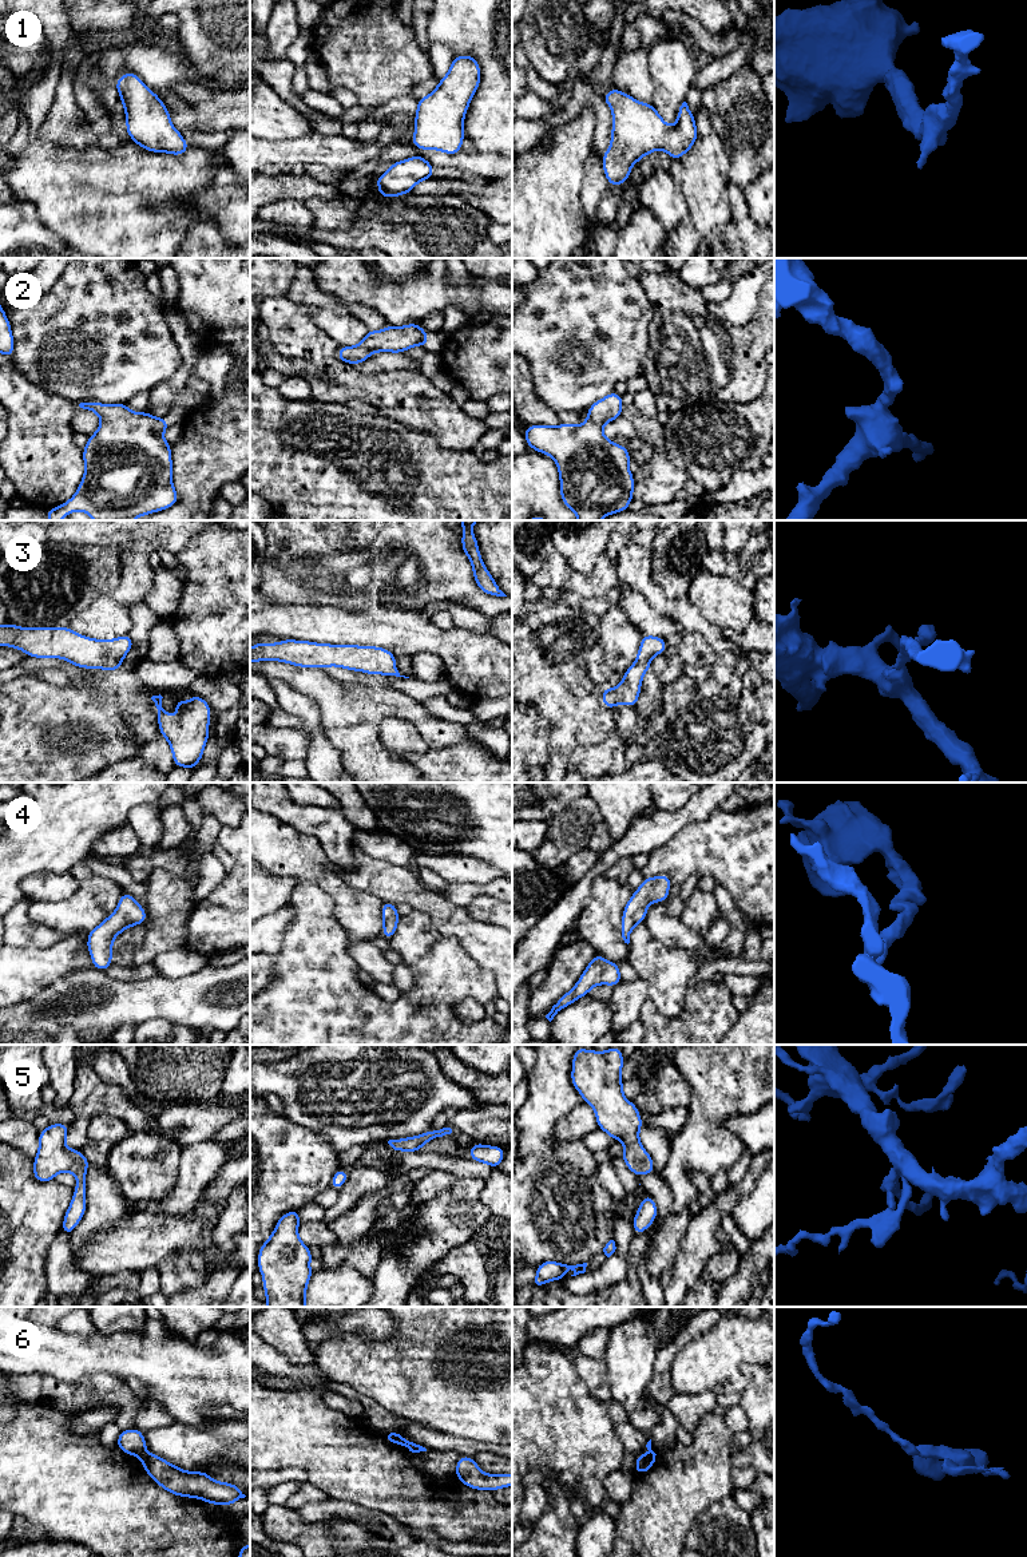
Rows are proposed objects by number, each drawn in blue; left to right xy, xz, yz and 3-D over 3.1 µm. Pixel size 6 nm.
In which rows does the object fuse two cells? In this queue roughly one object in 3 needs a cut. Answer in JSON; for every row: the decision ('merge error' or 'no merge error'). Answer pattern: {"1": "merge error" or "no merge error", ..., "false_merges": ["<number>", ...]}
{"1": "no merge error", "2": "no merge error", "3": "no merge error", "4": "no merge error", "5": "no merge error", "6": "merge error", "false_merges": ["6"]}

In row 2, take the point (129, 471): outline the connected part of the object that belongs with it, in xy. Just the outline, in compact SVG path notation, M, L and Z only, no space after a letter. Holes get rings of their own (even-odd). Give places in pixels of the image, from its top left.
M80 403L100 417L98 431L83 449L86 471L75 495L56 508L45 510L48 520L84 511L94 520L134 520L170 508L179 500L173 486L171 445L163 439L170 427L164 417L131 412L124 404Z

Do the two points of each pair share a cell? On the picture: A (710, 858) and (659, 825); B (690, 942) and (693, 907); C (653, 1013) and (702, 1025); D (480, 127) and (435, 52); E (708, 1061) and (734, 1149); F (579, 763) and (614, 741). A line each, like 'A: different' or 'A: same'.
A: different
B: different
C: same
D: different
E: same
F: same

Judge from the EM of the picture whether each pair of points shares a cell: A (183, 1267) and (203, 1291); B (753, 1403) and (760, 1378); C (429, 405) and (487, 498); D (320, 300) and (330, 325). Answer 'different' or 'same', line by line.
A: different
B: same
C: different
D: different

